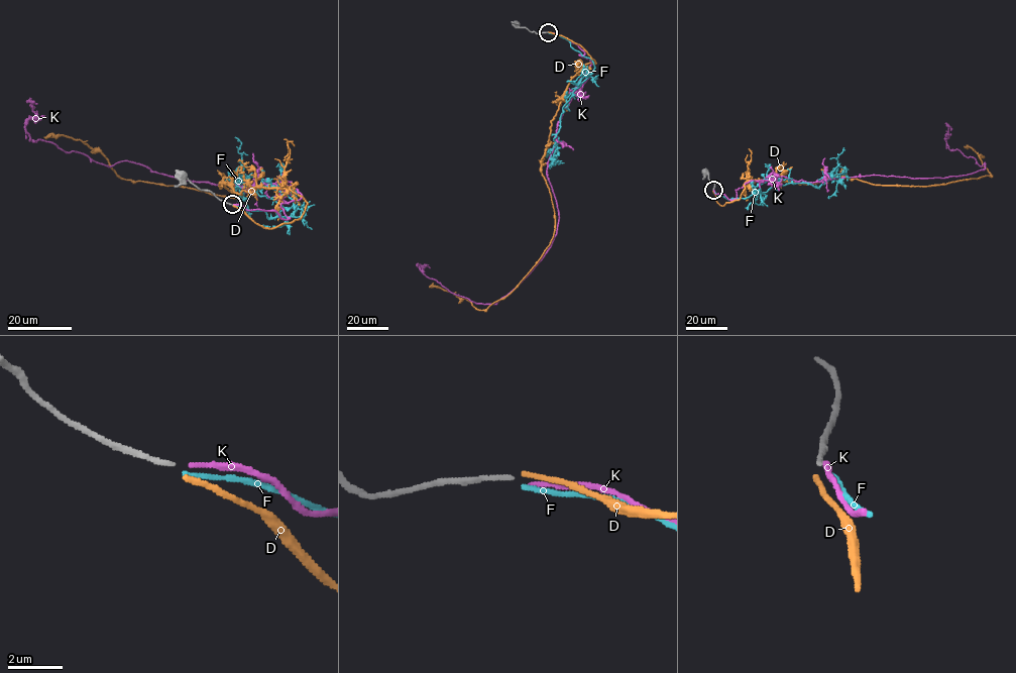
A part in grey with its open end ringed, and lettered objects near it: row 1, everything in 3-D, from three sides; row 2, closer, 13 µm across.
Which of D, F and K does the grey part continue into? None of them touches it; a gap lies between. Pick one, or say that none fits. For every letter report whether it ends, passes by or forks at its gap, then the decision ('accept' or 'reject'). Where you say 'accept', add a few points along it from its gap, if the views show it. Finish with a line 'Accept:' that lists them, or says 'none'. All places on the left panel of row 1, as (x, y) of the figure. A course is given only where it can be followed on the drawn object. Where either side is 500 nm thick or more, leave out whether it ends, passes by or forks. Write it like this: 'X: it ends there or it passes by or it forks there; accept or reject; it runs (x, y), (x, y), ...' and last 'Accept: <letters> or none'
D: it ends there; reject
F: it ends there; reject
K: it ends there; accept; it runs (233, 204), (289, 219), (280, 205), (301, 194), (64, 151), (30, 140), (26, 101)
Accept: K

